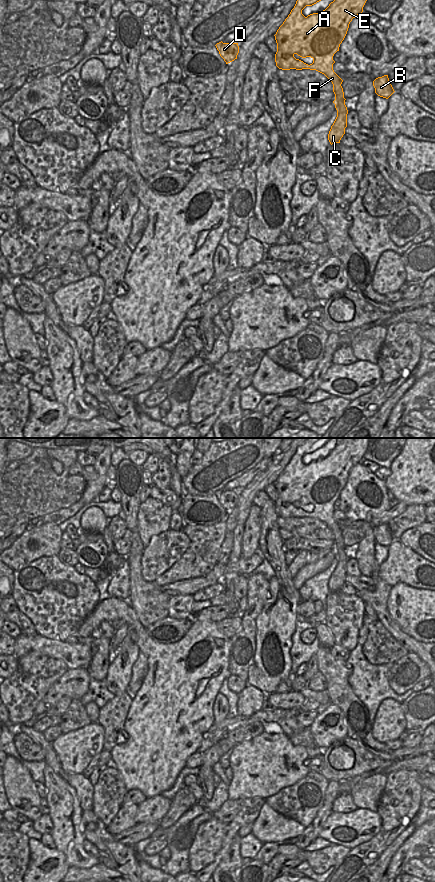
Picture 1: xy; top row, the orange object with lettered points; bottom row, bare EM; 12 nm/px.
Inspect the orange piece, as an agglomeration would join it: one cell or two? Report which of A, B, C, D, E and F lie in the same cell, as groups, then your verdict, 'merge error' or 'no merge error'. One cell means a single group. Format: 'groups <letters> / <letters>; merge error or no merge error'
groups A B C D E F; no merge error

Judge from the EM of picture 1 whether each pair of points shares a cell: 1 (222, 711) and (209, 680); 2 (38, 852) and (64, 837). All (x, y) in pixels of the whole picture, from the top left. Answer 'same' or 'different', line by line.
1: different
2: different

